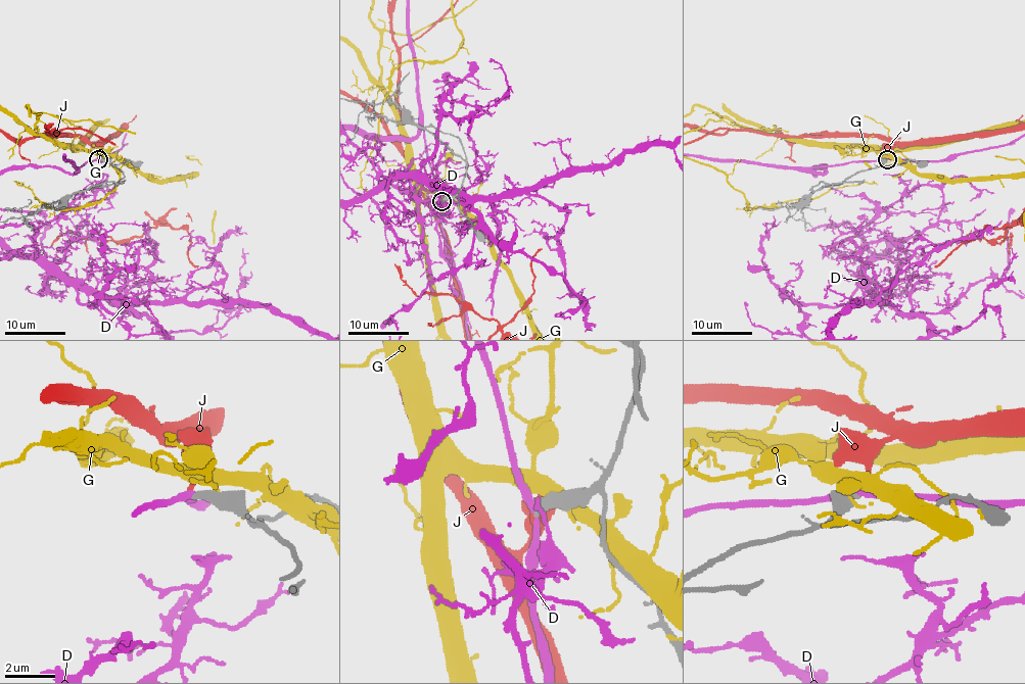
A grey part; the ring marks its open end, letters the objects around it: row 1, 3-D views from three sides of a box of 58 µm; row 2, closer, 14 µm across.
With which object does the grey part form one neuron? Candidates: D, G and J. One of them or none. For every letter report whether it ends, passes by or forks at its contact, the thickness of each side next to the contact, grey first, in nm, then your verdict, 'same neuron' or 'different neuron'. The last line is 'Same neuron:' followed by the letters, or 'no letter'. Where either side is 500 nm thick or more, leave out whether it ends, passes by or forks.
D: it passes by; 400 nm thick on the grey side, 240 nm on the other; different neuron
G: 750 nm thick on the grey side, 340 nm on the other; different neuron
J: it ends there; 400 nm thick on the grey side, 170 nm on the other; same neuron
Same neuron: J

